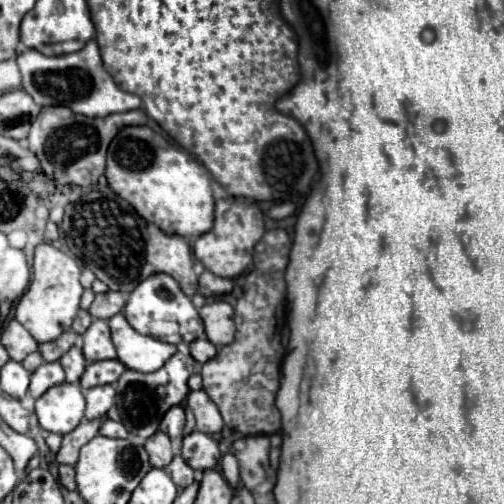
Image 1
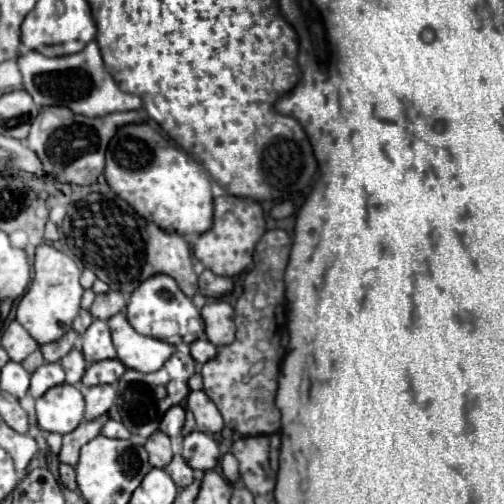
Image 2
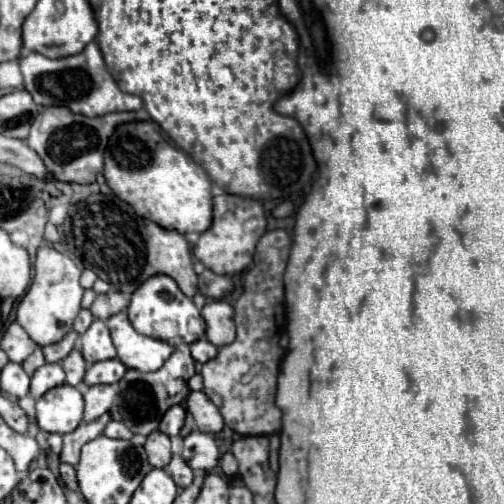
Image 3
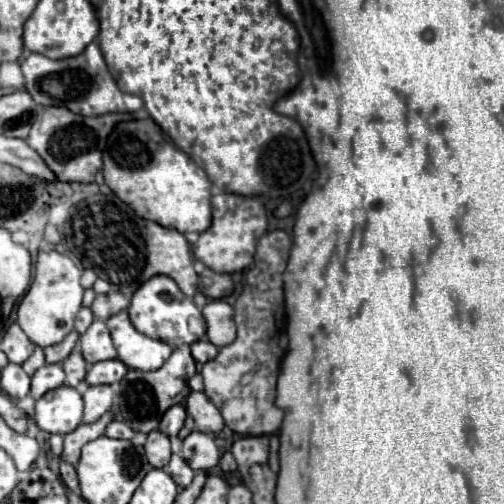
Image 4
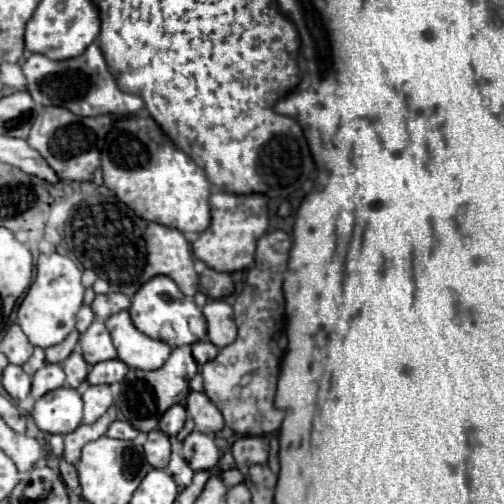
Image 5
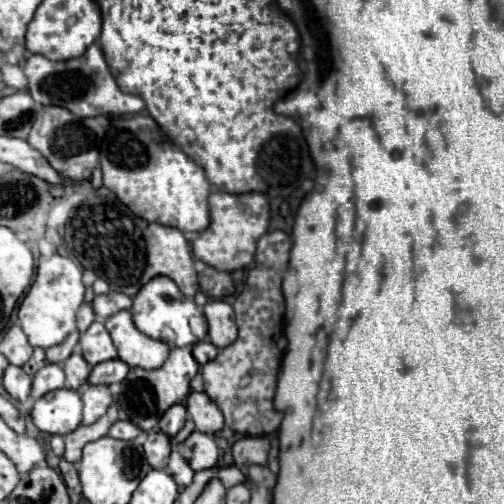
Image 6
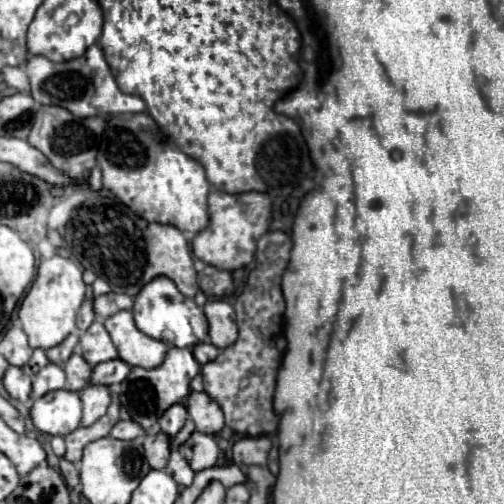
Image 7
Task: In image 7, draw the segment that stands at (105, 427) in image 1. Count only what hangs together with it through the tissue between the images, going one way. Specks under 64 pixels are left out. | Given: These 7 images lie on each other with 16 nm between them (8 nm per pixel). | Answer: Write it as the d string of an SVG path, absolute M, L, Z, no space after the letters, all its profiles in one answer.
M120 420L116 424L116 428L112 428L112 432L110 432L110 436L118 438L118 440L136 440L144 434L146 434L146 430L134 420Z

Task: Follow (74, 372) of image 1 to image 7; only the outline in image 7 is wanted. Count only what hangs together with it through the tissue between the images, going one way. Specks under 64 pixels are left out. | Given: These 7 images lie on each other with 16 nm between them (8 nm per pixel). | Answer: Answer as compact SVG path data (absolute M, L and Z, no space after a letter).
M76 352L66 360L64 372L66 372L66 390L70 392L80 392L90 384L92 366L88 366L88 362Z

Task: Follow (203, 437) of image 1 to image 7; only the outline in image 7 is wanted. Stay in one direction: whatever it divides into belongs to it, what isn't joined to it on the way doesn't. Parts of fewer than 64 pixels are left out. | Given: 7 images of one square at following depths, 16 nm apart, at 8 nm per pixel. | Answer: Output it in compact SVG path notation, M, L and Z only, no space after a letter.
M192 432L192 436L182 444L180 452L188 460L188 464L194 472L200 472L204 468L212 468L220 456L216 440L208 434L202 434L202 432Z

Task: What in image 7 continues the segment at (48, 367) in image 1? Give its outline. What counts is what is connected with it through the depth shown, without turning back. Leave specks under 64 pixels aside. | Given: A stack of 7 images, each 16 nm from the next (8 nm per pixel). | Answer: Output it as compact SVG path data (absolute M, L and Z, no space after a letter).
M48 360L48 366L44 366L32 382L32 398L40 398L48 392L62 390L66 386L66 374L64 374L64 364L52 364Z

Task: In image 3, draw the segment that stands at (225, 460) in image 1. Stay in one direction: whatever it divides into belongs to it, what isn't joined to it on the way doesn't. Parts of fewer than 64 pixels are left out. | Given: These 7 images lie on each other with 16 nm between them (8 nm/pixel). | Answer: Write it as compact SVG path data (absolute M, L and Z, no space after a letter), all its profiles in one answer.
M226 452L222 458L220 458L220 470L226 474L226 476L234 476L238 472L238 464L234 460L234 456L230 452Z

